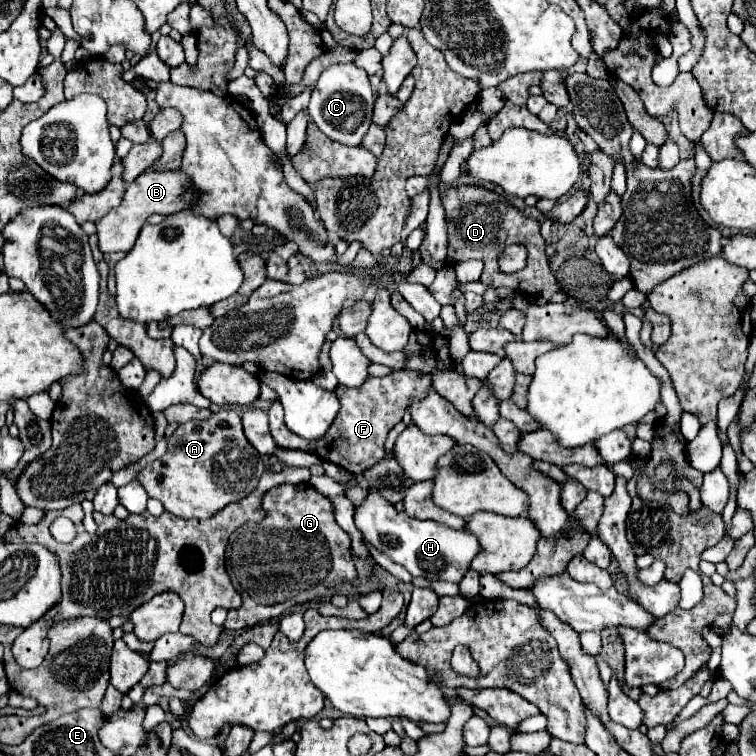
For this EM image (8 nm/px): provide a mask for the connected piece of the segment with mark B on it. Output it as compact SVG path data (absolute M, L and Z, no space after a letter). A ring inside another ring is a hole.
M144 172L138 176L124 192L124 200L118 208L112 208L108 216L104 216L100 222L96 222L96 234L98 234L98 246L100 252L128 252L132 244L136 242L136 236L140 228L146 224L146 218L152 214L176 214L184 210L188 204L180 198L184 190L188 188L188 176L182 172Z

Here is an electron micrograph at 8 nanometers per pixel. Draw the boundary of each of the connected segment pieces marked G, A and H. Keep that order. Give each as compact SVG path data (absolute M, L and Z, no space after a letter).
M282 484L272 488L264 500L266 516L262 522L246 522L240 526L228 540L226 548L226 572L242 596L242 608L230 610L224 628L230 632L240 632L252 628L256 624L276 620L284 612L292 610L294 606L302 606L306 602L320 600L326 592L336 590L336 586L354 582L358 578L354 558L350 552L350 536L338 526L334 518L334 504L322 496L312 484Z
M232 408L212 412L206 420L190 420L180 424L168 440L168 450L162 458L148 464L138 482L150 498L156 498L164 508L184 520L206 520L220 512L226 504L248 496L264 472L264 456L246 440L240 414Z
M376 490L368 492L364 504L356 508L354 524L370 546L392 558L396 564L404 566L414 578L422 576L428 580L460 582L462 576L468 572L470 560L480 552L478 540L470 532L454 530L432 520L410 518L404 512L398 512L384 498L380 498Z

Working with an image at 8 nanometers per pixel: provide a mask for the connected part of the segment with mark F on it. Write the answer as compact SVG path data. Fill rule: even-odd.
M394 370L382 378L368 376L368 380L358 388L336 386L334 392L340 398L340 412L338 412L334 424L330 426L330 430L314 444L306 444L304 440L300 440L296 434L292 434L286 428L282 404L276 400L276 402L272 402L272 406L268 410L270 434L278 448L314 452L322 460L334 462L334 464L346 468L348 472L352 472L354 476L360 476L366 468L370 468L384 456L386 434L390 432L390 428L394 428L402 420L410 398L422 398L424 392L428 392L430 384L432 384L430 374L412 372L412 370Z

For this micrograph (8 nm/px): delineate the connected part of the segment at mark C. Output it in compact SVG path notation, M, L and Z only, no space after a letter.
M336 64L326 68L318 84L312 90L312 98L308 104L308 112L314 124L332 140L340 144L360 146L362 138L366 136L372 124L372 106L374 106L374 92L368 82L368 74L354 64Z

